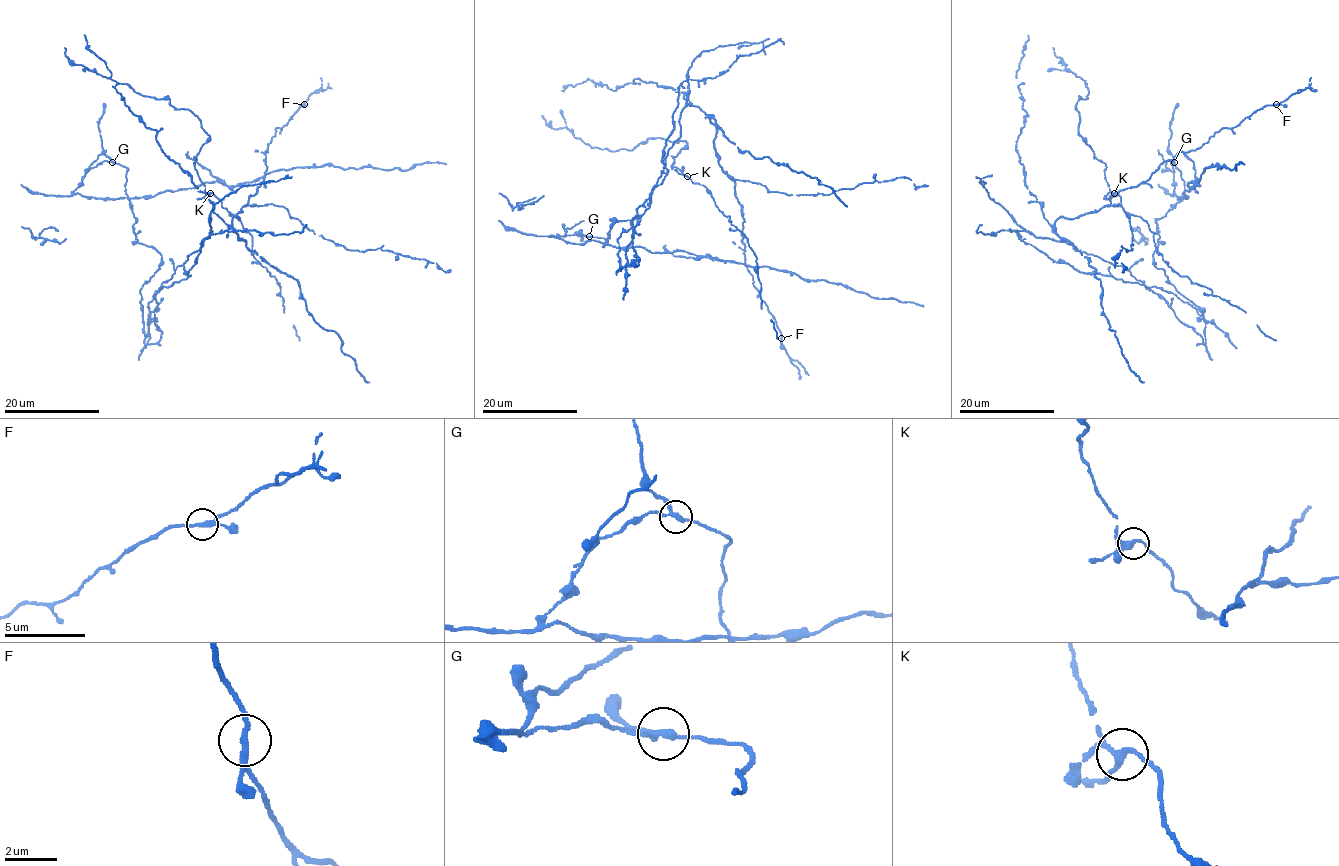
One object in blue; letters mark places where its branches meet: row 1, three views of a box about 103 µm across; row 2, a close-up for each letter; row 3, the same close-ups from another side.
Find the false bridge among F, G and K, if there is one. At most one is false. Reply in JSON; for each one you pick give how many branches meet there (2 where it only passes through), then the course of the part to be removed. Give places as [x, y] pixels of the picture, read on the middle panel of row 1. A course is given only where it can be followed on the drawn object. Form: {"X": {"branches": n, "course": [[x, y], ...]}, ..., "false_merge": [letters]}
{"G": {"branches": 3, "course": [[589, 236], [551, 236], [768, 266], [923, 306]]}, "false_merge": ["G"]}

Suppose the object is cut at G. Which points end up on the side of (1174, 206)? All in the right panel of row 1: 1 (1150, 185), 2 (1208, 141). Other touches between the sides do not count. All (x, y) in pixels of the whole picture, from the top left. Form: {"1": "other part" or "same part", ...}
{"1": "same part", "2": "same part"}

